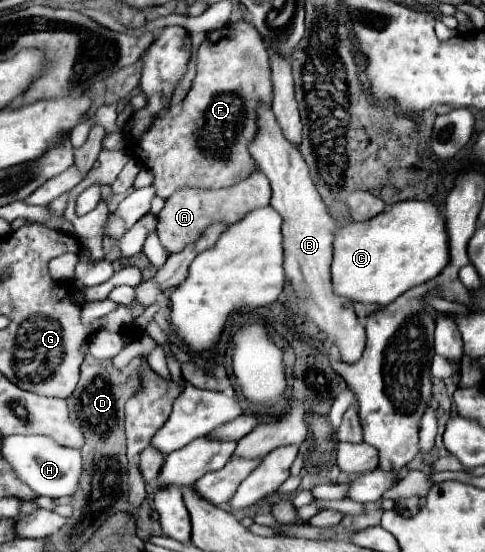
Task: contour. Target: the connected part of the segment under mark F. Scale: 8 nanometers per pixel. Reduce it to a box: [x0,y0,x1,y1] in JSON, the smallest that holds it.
[133,21,272,199]

